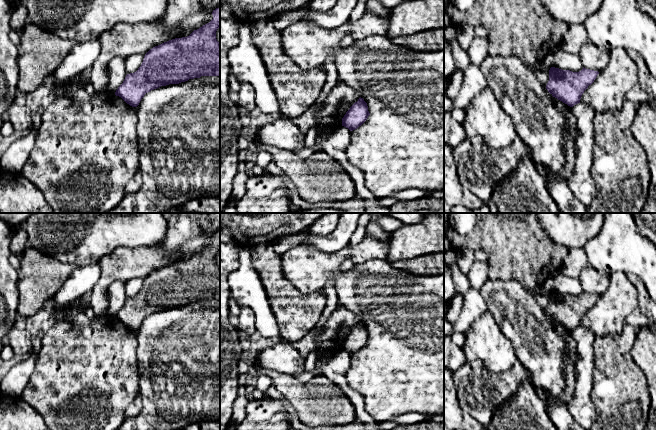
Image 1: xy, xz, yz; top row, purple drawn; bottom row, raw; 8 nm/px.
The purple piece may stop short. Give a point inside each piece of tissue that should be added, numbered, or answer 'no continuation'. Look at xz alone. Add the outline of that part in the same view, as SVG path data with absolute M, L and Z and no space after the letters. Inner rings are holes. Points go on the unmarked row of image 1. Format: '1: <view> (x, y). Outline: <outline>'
no continuation

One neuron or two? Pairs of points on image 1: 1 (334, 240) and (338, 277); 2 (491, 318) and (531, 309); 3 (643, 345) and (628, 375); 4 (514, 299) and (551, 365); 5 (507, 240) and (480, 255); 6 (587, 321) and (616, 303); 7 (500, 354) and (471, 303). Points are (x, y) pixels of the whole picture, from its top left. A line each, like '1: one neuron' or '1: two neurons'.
1: two neurons
2: one neuron
3: two neurons
4: one neuron
5: two neurons
6: one neuron
7: two neurons

